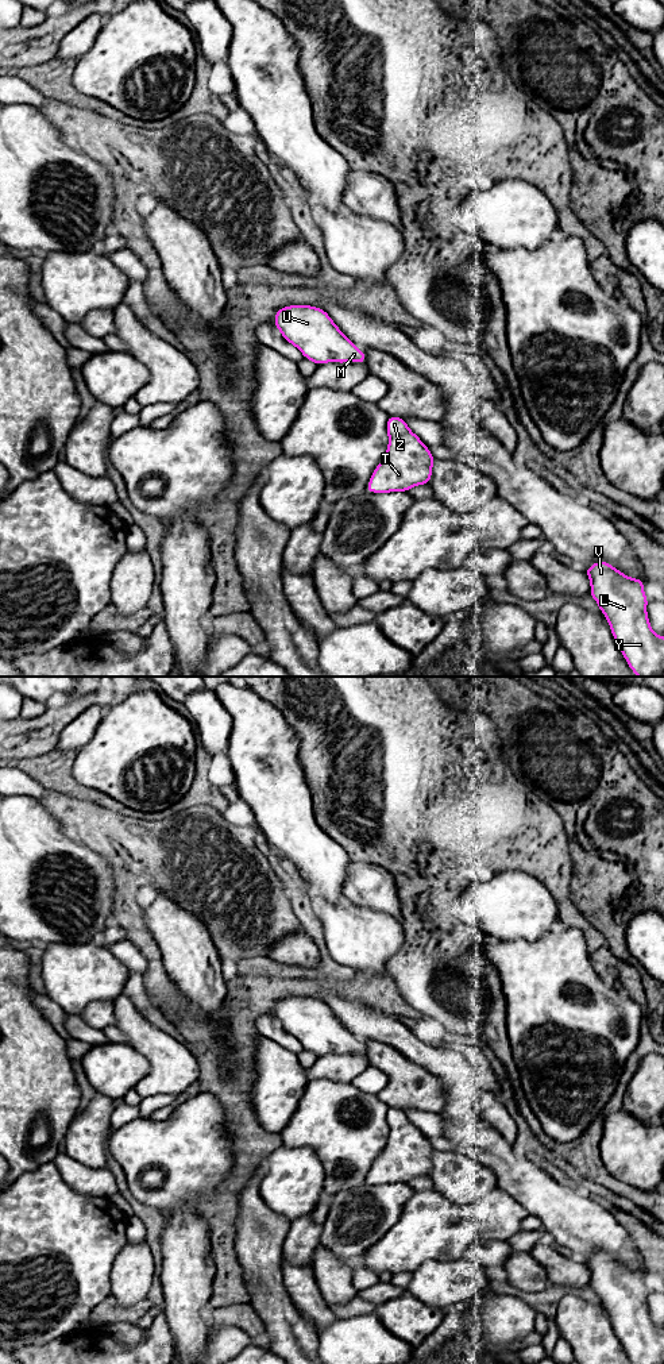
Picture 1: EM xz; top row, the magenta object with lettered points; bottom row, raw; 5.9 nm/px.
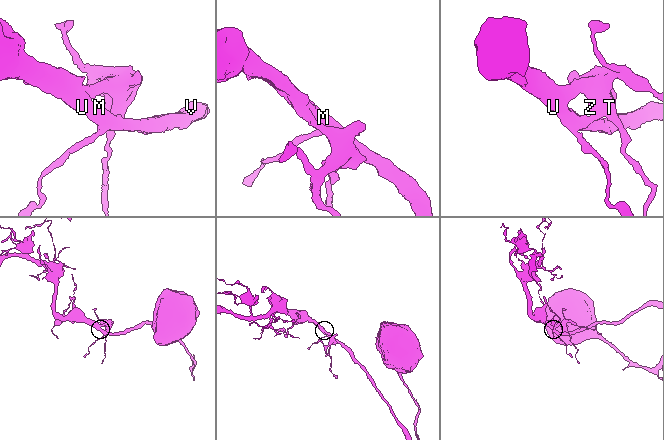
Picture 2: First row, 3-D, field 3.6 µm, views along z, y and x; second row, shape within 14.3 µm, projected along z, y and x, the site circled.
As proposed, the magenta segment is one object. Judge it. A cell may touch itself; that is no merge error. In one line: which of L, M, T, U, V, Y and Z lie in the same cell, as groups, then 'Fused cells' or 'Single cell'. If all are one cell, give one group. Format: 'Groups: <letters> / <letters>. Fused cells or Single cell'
Groups: L M T U V Y Z. Single cell

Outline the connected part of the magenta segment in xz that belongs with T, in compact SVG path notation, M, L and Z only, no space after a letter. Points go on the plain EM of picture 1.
M389 1107L386 1147L375 1159L366 1183L408 1183L417 1176L429 1176L435 1149L421 1130L410 1122L405 1110Z

